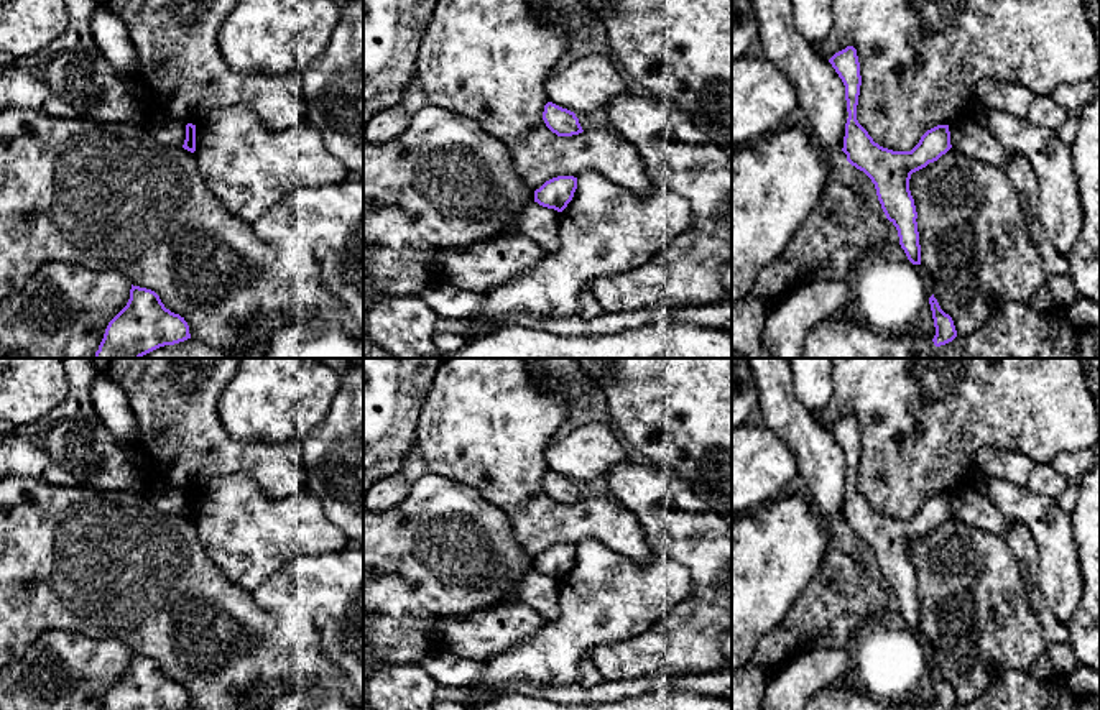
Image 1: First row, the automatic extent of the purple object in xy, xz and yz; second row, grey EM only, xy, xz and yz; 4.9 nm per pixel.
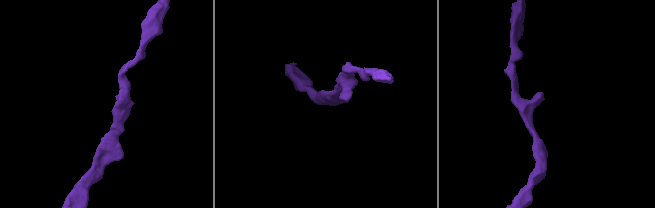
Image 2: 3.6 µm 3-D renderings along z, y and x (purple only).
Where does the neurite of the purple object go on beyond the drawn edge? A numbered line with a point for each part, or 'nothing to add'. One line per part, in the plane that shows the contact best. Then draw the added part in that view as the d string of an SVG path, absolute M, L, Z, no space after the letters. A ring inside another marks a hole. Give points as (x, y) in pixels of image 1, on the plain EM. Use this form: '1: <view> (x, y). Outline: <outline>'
nothing to add

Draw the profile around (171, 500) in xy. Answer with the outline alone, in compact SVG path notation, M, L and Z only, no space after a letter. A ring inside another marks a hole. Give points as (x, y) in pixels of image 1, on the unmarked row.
M166 488L155 495L148 495L155 506L168 514L183 516L186 508L186 490L183 488Z

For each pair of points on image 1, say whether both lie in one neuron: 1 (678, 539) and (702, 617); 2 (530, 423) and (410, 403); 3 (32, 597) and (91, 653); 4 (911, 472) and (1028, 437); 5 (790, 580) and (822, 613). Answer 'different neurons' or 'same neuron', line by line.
1: different neurons
2: different neurons
3: different neurons
4: same neuron
5: different neurons

